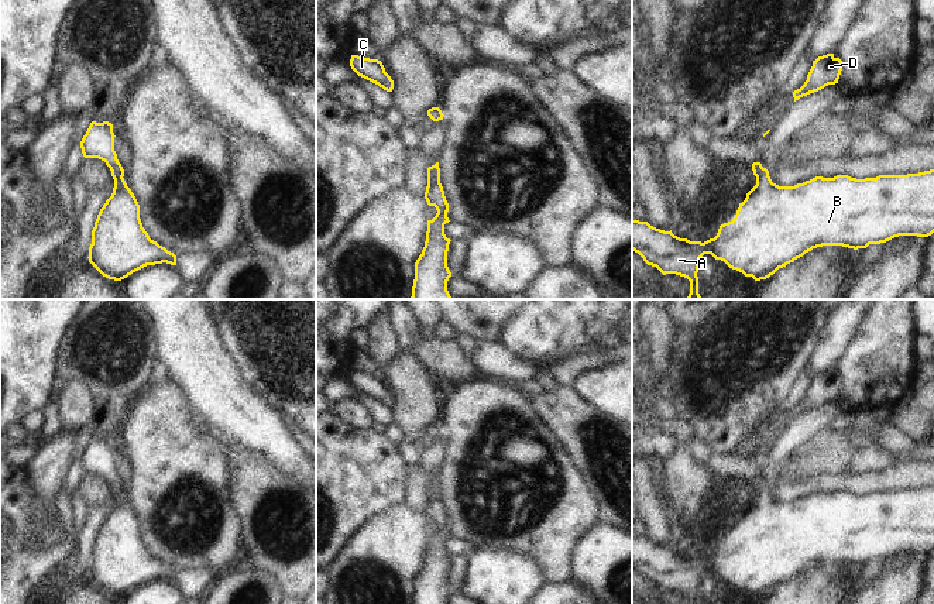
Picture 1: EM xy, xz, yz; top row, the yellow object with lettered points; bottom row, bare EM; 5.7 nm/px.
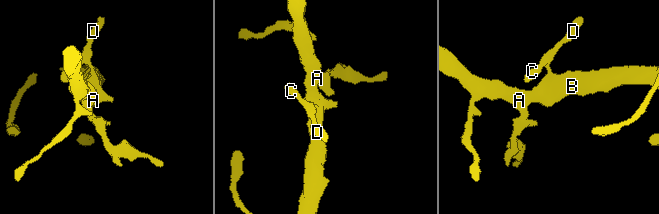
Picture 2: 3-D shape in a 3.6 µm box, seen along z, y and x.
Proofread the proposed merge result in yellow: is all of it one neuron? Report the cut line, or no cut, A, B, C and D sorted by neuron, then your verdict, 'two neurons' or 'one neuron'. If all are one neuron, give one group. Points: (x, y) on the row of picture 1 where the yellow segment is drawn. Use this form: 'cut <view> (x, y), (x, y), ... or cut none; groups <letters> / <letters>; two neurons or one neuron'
cut none; groups A B C D; one neuron

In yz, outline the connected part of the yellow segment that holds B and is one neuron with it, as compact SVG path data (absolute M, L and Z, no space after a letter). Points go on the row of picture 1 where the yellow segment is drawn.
M760 162L752 164L756 185L736 210L732 222L720 226L714 238L704 243L680 238L670 231L650 226L648 222L632 219L632 250L648 265L656 267L663 275L676 274L690 281L690 294L686 299L703 299L698 294L698 267L704 254L724 261L729 268L752 277L755 281L766 279L779 268L803 257L813 248L823 246L842 246L848 248L866 248L869 244L886 243L899 236L928 237L934 233L934 169L907 175L879 175L876 178L856 179L848 175L834 178L815 176L794 186L779 186L772 182L769 171Z

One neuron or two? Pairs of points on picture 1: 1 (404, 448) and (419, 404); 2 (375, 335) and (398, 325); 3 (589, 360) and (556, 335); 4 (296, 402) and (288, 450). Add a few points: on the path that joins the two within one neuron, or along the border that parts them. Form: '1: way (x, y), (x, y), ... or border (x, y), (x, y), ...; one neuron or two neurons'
1: border (405, 439), (418, 453); two neurons
2: border (388, 313), (388, 322), (401, 352); two neurons
3: border (579, 352), (574, 354); two neurons
4: border (258, 395), (284, 417); two neurons

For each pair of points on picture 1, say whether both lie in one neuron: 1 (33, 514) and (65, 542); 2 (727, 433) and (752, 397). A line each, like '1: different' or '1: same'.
1: different
2: same

